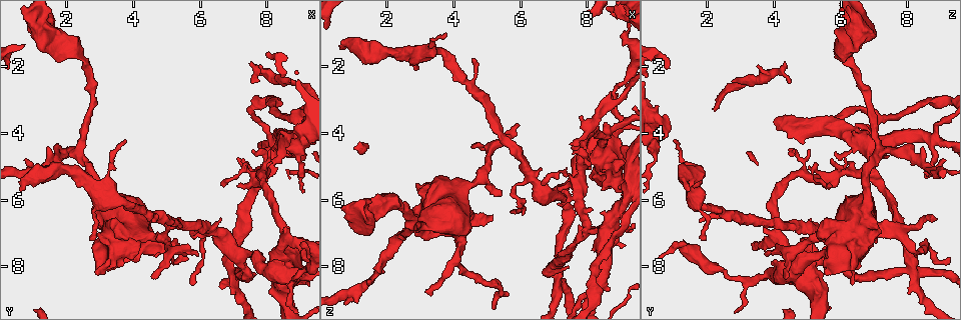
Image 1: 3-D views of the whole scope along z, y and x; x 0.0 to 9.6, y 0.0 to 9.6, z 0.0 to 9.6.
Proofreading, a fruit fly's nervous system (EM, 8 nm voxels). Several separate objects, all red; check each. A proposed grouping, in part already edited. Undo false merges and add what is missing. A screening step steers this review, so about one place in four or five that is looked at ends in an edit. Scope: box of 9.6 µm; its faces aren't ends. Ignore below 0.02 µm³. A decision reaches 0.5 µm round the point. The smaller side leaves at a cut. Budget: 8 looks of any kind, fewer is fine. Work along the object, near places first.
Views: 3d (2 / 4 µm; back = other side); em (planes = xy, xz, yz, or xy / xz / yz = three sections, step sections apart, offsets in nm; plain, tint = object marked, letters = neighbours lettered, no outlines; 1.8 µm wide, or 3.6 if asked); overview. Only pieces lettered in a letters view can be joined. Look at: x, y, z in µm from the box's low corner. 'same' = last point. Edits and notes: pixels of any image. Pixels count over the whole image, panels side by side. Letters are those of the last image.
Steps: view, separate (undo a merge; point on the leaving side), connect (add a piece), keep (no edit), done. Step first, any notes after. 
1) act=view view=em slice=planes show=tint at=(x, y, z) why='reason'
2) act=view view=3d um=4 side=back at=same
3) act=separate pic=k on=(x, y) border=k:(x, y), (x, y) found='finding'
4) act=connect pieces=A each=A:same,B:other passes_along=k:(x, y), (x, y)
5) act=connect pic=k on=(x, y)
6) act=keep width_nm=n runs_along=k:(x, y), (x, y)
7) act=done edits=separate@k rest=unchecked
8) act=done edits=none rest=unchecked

act=view view=3d um=4 at=(8.35, 8.10, 4.45) why='abrupt turn'

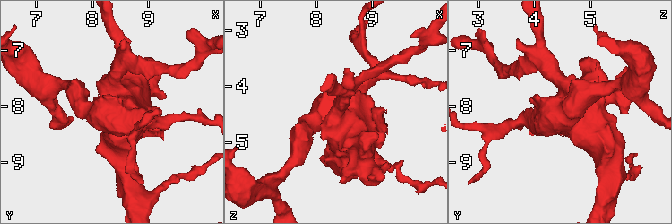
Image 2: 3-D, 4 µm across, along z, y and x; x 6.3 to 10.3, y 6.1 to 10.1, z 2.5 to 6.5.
act=view view=em um=3.6 slice=planes show=tint at=(8.40, 8.15, 4.50)

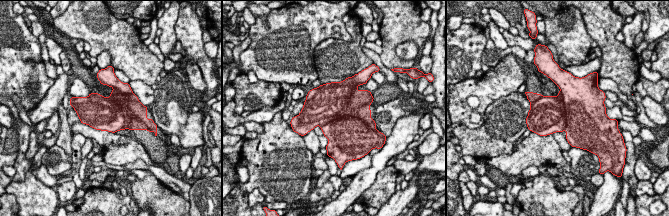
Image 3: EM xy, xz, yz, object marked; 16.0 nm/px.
act=view view=em um=3.6 slice=planes show=letters at=same

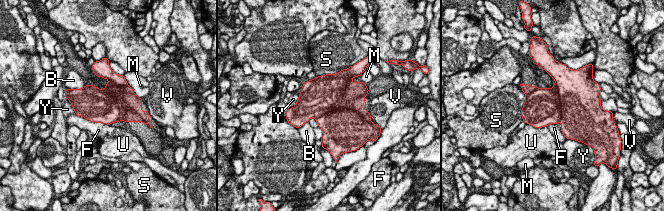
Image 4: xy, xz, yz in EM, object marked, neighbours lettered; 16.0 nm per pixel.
act=separate pic=4 on=(334, 95) each=B:other,F:other,M:other,S:other,U:other,V:other,Y:other found='a second cell is stuck on'

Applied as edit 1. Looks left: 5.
act=view view=em um=3.6 slice=planes show=letters at=(3.30, 6.05, 6.70) why='sudden change in width'

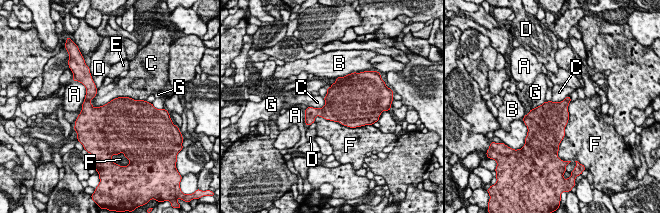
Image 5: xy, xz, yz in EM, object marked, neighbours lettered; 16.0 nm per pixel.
act=keep width_nm=500 each=A:other,B:other,C:other,D:other,E:other,F:other,G:other border=5:(141, 99), (89, 102) found='all the same cell'

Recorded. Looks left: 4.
act=view view=em slice=planes show=letters at=(7.55, 2.50, 4.55) why='thin end'

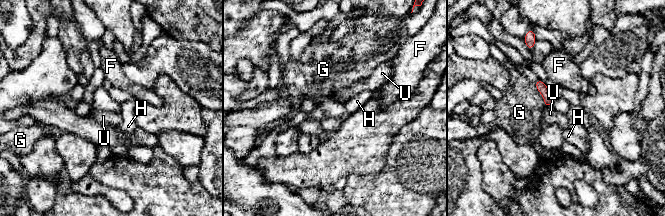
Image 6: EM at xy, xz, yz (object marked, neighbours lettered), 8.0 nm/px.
act=keep longest_contact=G:200nm each=F:other,G:other,H:other,U:other found='none of them fits'

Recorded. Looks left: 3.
act=done edits=separate@4 rest=unchecked

